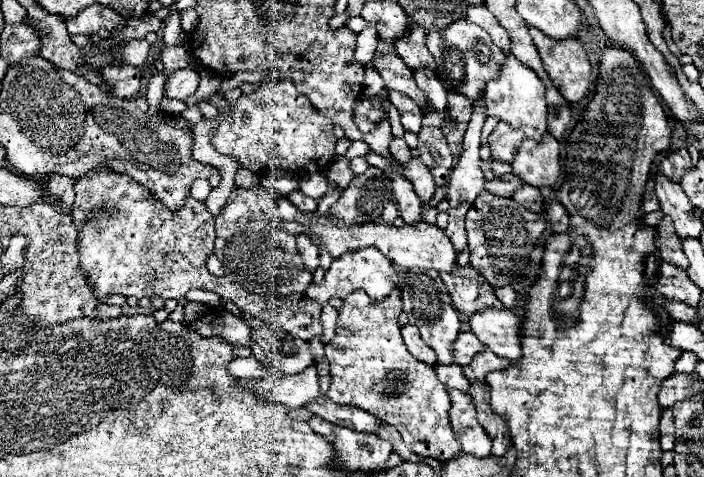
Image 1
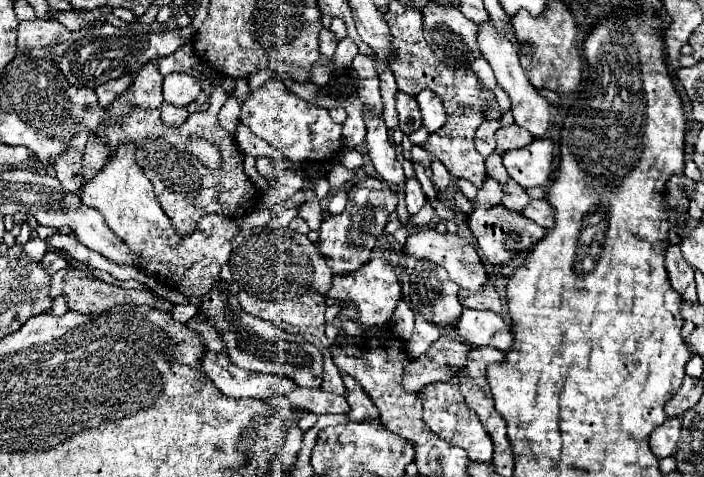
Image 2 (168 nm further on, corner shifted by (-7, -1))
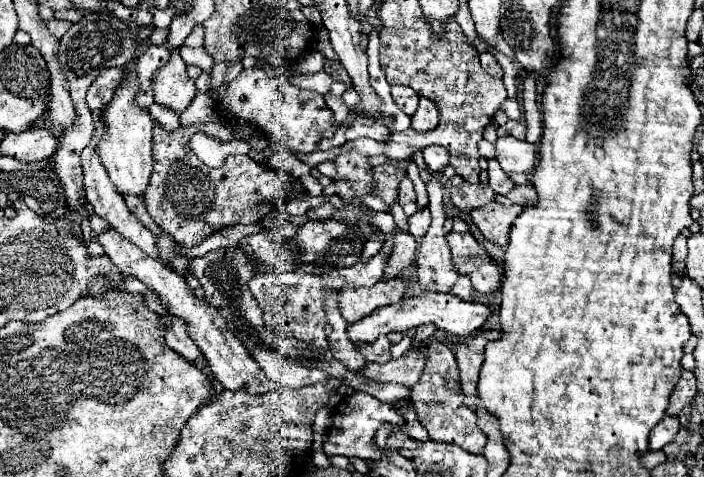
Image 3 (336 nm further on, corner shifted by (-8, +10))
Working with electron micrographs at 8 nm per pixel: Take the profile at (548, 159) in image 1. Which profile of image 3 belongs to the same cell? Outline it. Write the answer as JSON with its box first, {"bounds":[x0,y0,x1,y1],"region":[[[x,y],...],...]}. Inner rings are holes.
{"bounds":[496,137,538,173],"region":[[[502,137],[496,143],[496,159],[508,173],[532,173],[538,165],[538,149],[534,143],[518,141],[516,137]]]}

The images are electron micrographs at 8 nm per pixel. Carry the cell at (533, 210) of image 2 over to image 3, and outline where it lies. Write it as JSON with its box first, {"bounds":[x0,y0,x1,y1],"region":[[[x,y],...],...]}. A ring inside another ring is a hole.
{"bounds":[496,185,536,207],"region":[[[516,185],[507,196],[498,196],[496,202],[508,205],[520,203],[520,205],[528,207],[528,205],[534,205],[536,199],[536,191],[531,185]]]}

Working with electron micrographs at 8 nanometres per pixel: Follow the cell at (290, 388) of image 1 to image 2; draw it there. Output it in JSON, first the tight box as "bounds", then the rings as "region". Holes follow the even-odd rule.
{"bounds":[201,352,297,400],"region":[[[203,352],[201,366],[207,378],[213,380],[213,384],[231,398],[255,398],[265,400],[275,394],[289,394],[297,388],[297,384],[289,378],[283,378],[279,374],[259,374],[249,372],[243,368],[235,368],[231,364],[227,354],[217,352]]]}

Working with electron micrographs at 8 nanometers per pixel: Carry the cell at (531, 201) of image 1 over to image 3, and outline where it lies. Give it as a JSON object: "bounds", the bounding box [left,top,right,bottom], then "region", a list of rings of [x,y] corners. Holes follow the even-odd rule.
{"bounds":[488,159,514,195],"region":[[[488,159],[488,175],[490,175],[490,187],[494,189],[494,193],[498,195],[506,195],[514,183],[510,181],[510,177],[500,169],[500,163],[496,159]]]}

